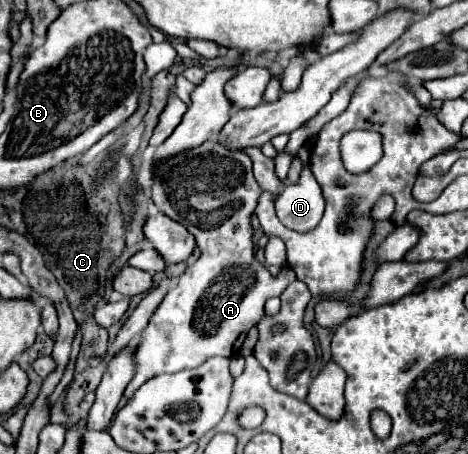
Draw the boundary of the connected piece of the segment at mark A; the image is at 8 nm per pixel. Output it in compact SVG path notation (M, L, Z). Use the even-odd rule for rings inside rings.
M216 148L214 152L196 156L190 152L178 154L164 164L158 166L158 176L154 178L152 186L152 198L154 204L172 220L184 224L198 240L198 248L204 252L190 270L186 270L178 278L178 286L166 292L166 298L162 300L162 306L154 312L154 318L150 318L146 330L142 332L136 352L134 352L134 378L124 390L124 396L130 400L134 392L150 378L166 372L180 372L194 366L200 366L212 356L232 358L240 350L240 342L246 338L246 332L258 324L258 320L264 314L264 302L272 296L280 296L288 284L296 280L296 274L292 268L284 266L278 276L272 276L264 264L258 262L254 254L254 242L252 242L252 214L258 204L258 198L262 194L262 188L252 176L252 162L246 152L232 152L226 148ZM194 188L212 188L212 194L208 192L196 192Z

